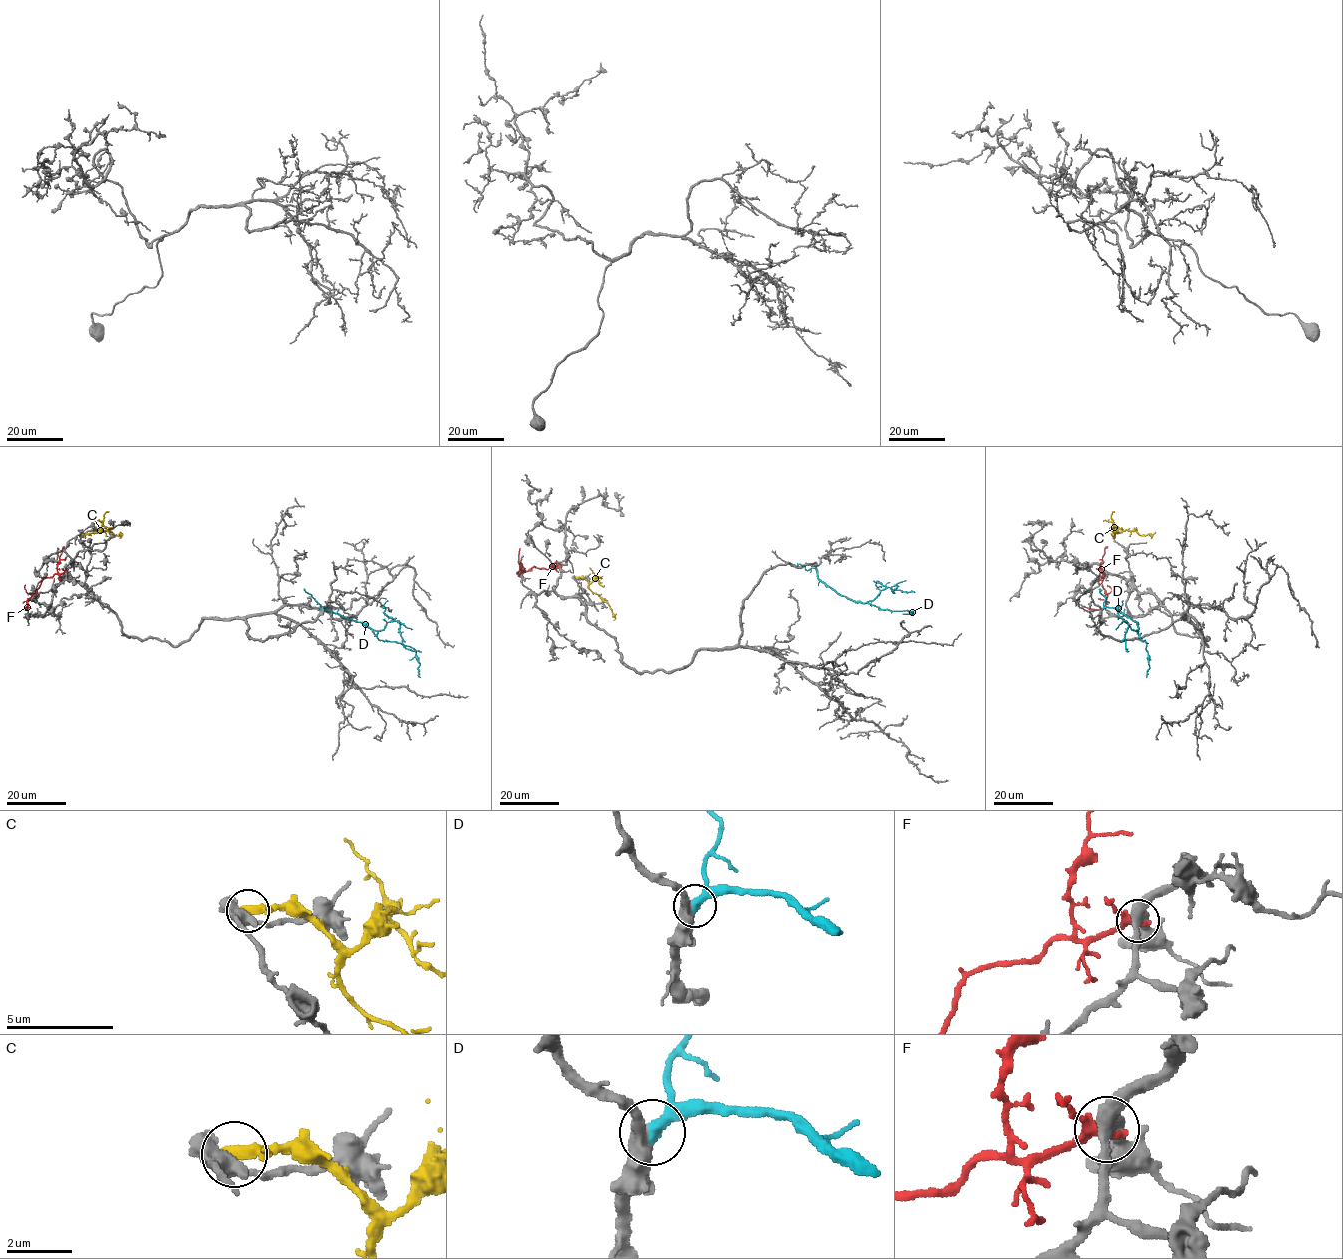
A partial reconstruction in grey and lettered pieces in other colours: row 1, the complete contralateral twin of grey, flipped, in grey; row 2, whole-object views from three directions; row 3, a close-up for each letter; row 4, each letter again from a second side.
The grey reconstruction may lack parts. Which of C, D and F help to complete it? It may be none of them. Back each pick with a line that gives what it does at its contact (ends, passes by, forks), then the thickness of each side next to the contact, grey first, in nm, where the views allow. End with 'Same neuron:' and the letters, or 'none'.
D: it passes by; 400 nm thick on the grey side, 300 nm on the other
Same neuron: D

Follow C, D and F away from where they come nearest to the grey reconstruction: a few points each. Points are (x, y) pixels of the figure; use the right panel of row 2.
C: (1113, 534), (1135, 530), (1140, 535), (1155, 532)
D: (1102, 609), (1114, 608), (1137, 623), (1138, 629), (1133, 630), (1122, 620), (1128, 623), (1125, 634), (1128, 652)
F: (1102, 571), (1105, 605), (1097, 610), (1084, 605)

